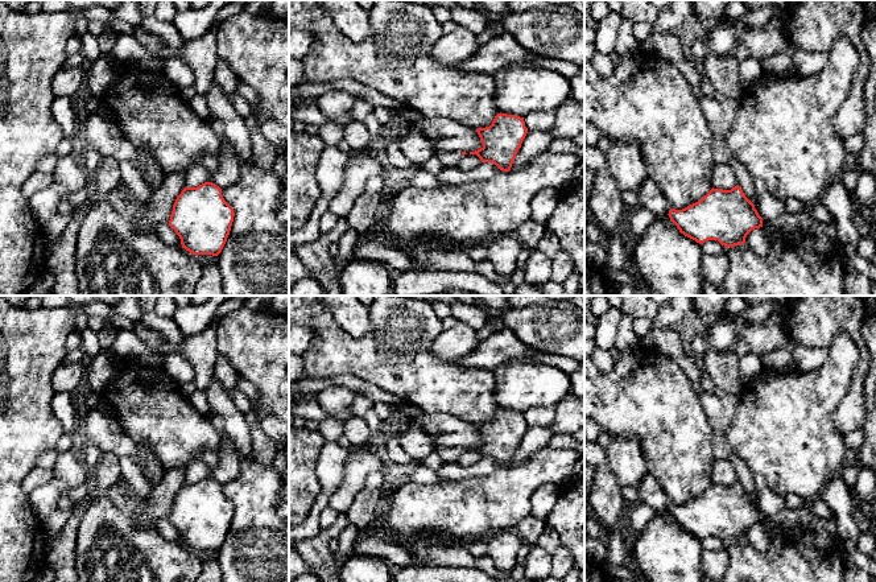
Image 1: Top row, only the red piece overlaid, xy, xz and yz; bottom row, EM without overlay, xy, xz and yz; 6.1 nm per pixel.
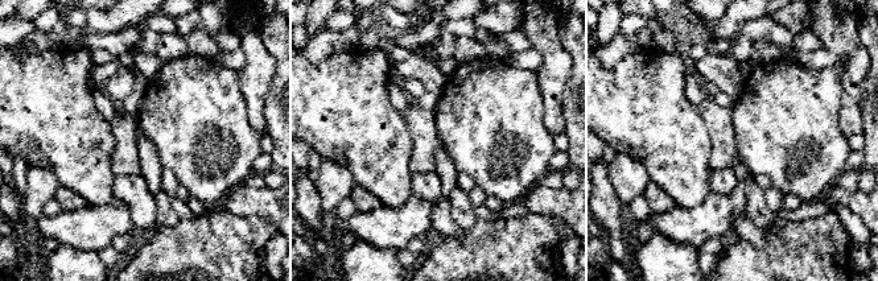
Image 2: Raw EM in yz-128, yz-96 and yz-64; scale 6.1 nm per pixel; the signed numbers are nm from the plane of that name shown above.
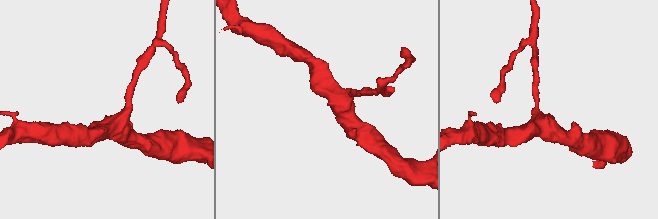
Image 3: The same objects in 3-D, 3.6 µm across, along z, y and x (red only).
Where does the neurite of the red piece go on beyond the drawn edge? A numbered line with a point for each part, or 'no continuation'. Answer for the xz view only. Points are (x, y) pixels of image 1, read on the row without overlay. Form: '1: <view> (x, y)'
1: xz (451, 454)

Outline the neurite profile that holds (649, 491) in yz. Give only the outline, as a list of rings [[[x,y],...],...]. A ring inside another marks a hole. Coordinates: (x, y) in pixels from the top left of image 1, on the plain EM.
[[[649,472],[642,478],[636,490],[641,501],[654,511],[669,508],[673,504],[658,482]]]

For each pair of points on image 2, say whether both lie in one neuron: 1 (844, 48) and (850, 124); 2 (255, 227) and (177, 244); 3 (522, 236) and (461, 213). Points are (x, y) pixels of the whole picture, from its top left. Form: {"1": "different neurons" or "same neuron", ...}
{"1": "same neuron", "2": "same neuron", "3": "different neurons"}

